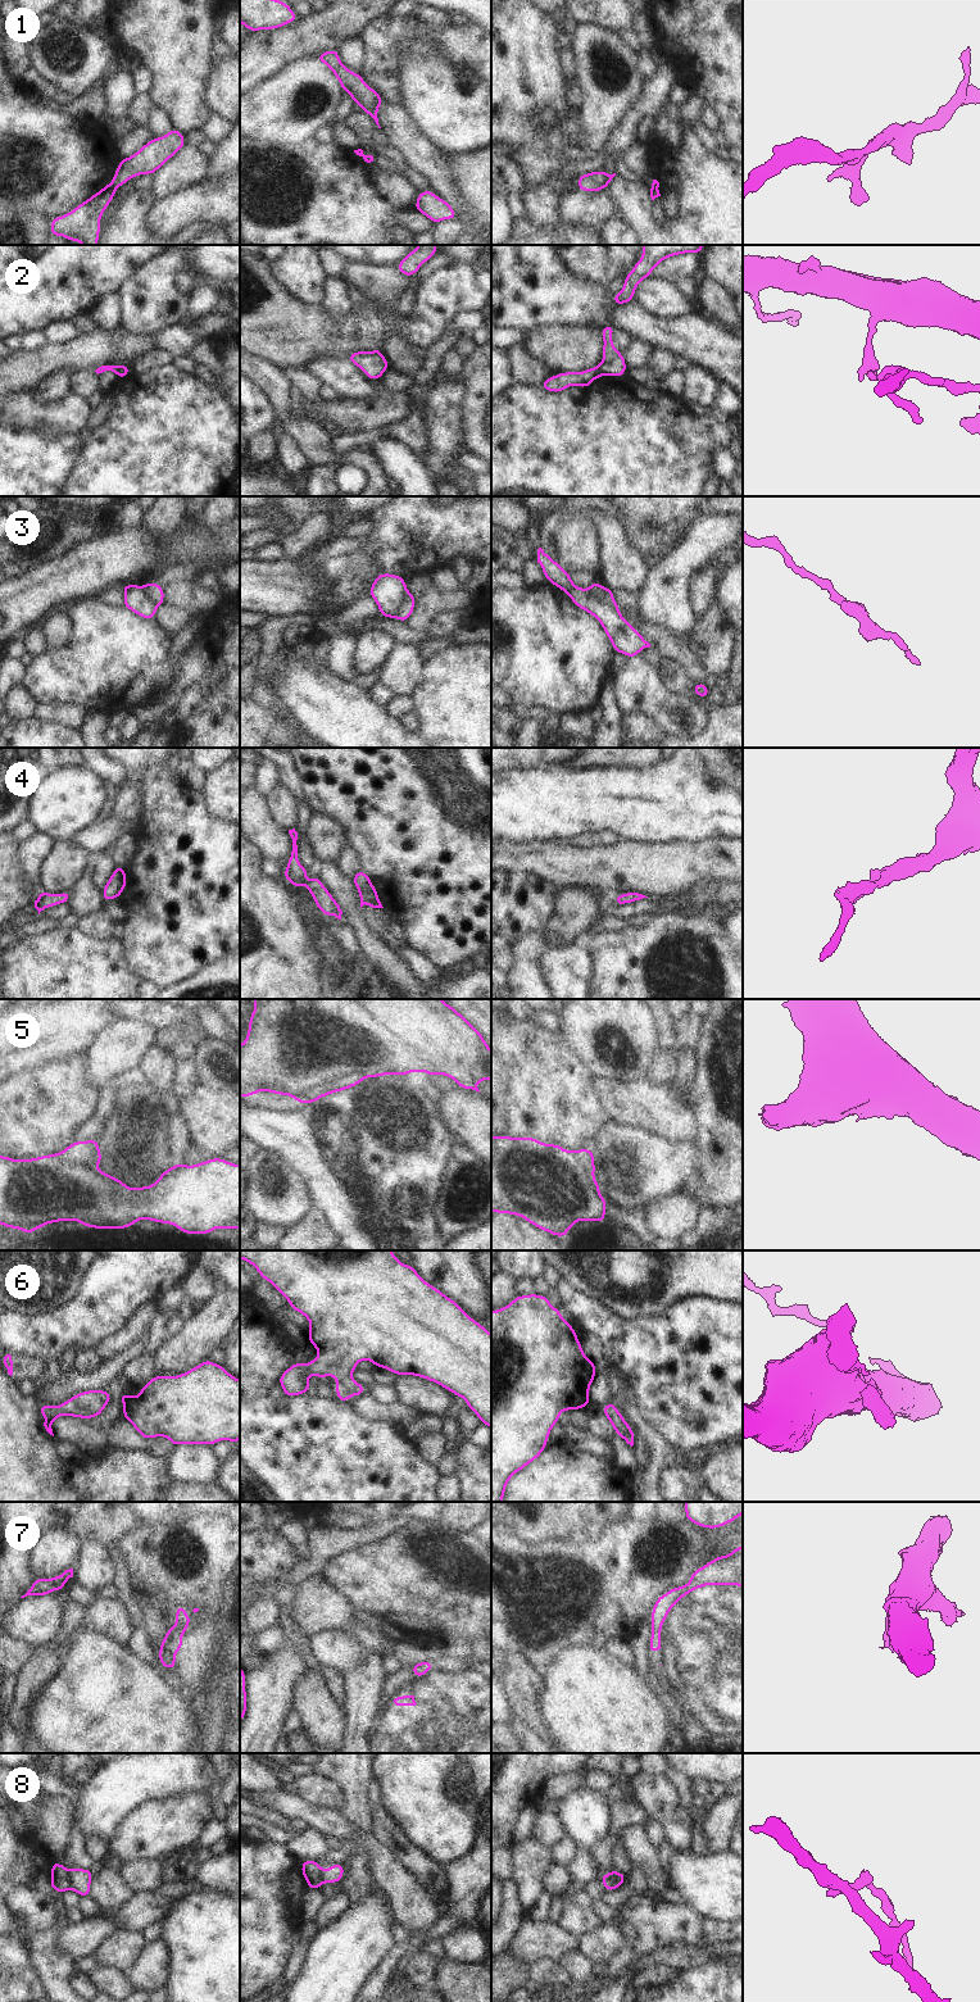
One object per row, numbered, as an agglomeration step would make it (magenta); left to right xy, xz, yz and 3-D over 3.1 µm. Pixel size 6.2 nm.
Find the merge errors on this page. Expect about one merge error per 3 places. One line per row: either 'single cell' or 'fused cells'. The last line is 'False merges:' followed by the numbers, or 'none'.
1: fused cells
2: fused cells
3: fused cells
4: single cell
5: single cell
6: single cell
7: single cell
8: fused cells
False merges: 1, 2, 3, 8

